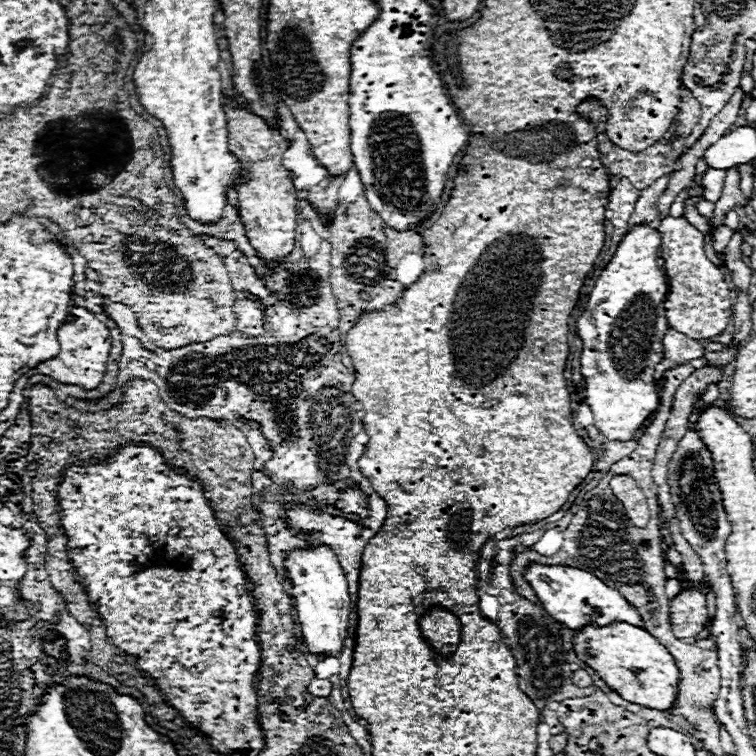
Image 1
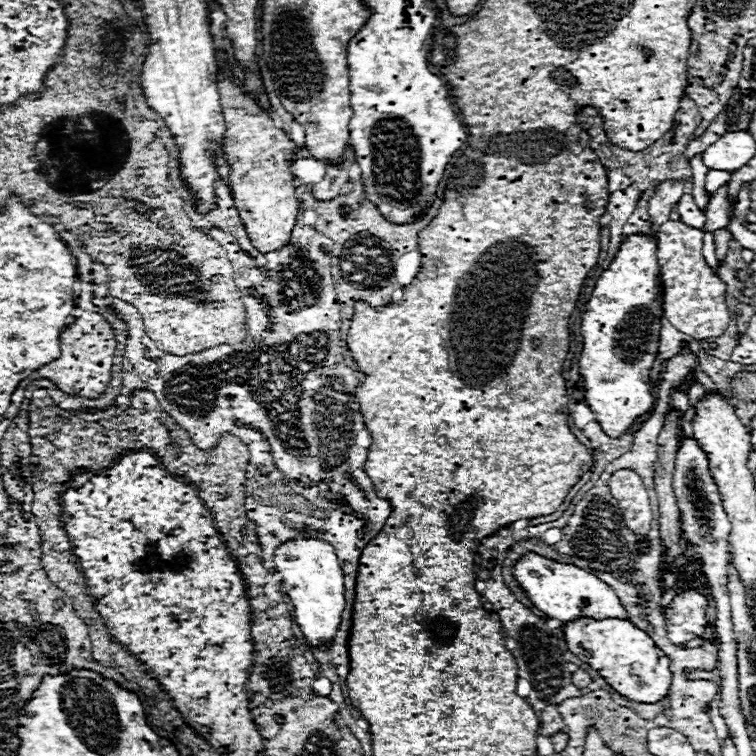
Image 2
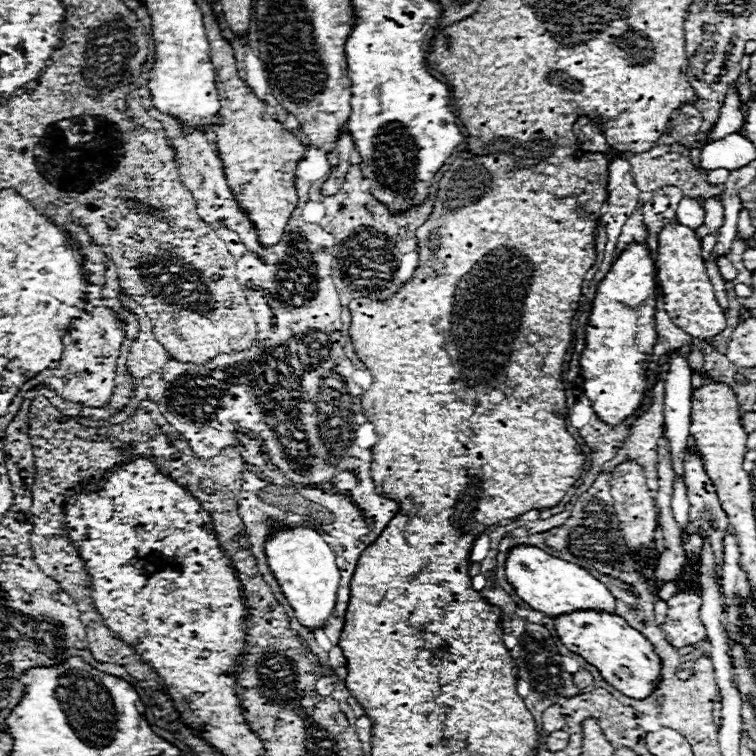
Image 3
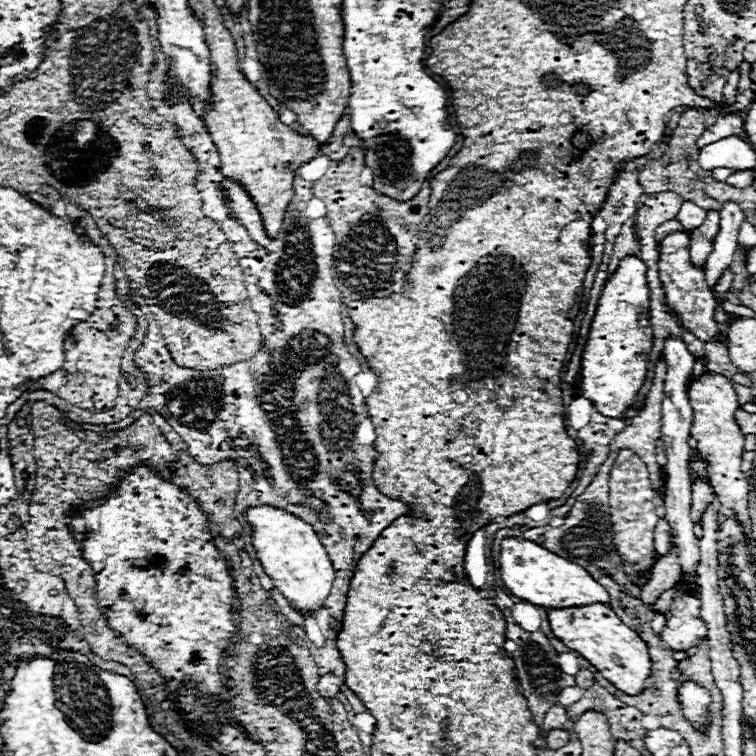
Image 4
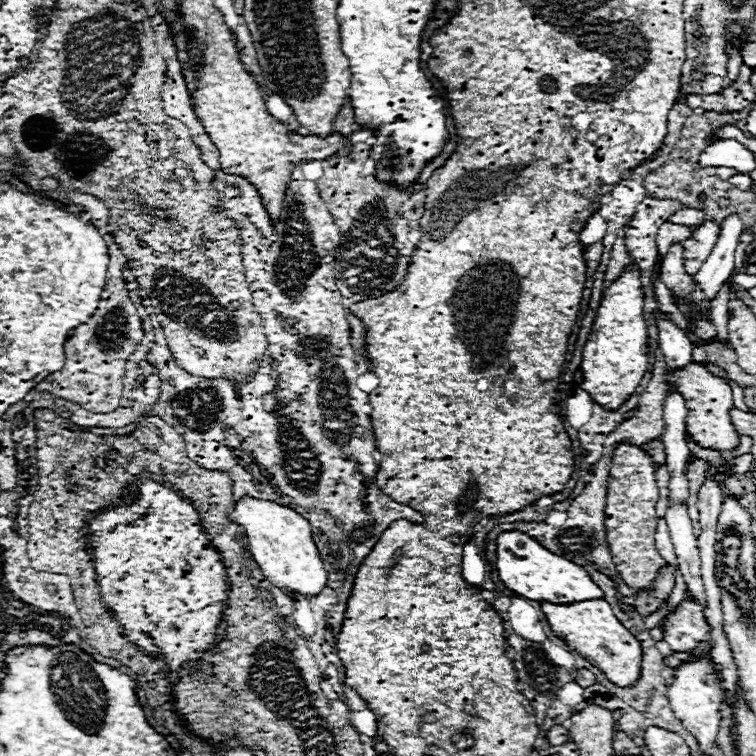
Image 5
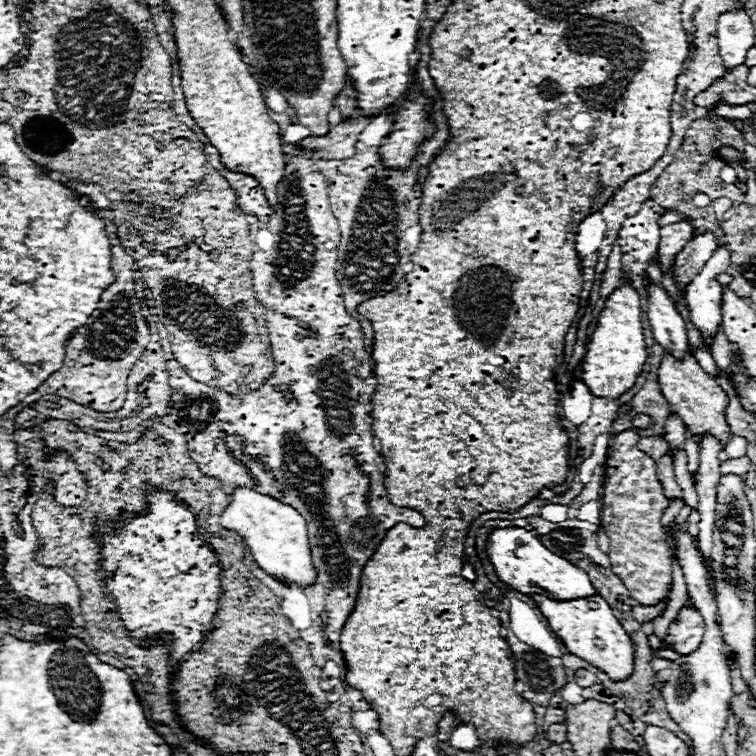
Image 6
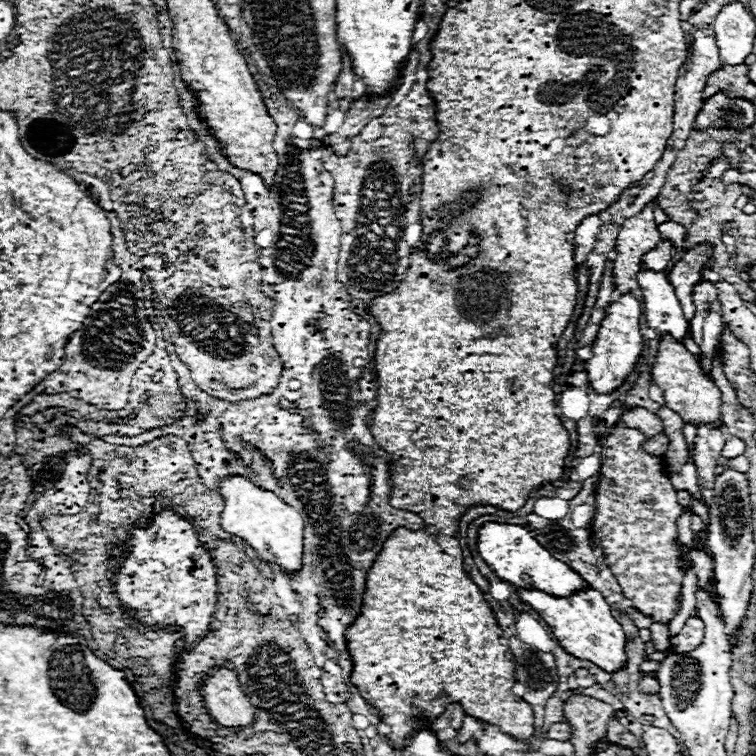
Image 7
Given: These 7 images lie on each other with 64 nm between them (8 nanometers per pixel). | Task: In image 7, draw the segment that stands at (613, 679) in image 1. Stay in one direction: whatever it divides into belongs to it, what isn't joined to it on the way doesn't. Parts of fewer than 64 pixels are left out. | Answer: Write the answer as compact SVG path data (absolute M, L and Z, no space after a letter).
M588 588L586 592L578 592L568 598L554 598L544 592L534 590L518 590L522 602L530 604L542 620L554 632L558 644L572 656L594 662L598 668L606 672L618 672L626 664L626 634L622 626L612 618L610 606L600 592Z

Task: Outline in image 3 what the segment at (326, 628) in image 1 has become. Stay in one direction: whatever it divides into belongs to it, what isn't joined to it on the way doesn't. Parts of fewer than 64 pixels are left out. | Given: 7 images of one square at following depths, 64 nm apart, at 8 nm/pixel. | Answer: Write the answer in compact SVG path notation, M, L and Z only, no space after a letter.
M304 526L276 530L266 542L266 556L268 566L274 578L278 580L288 604L294 608L294 614L300 620L300 624L308 630L322 628L336 608L340 582L336 556L328 542L324 542L318 532Z

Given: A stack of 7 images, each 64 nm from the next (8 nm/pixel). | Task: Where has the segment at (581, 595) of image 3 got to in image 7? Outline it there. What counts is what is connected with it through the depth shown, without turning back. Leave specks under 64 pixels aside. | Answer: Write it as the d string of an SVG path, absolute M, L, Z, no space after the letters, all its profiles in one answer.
M496 522L484 524L478 534L478 550L494 574L516 588L534 588L550 596L570 596L588 586L588 582L582 580L582 576L574 572L566 562L554 558L546 548L542 548L532 532L524 526Z

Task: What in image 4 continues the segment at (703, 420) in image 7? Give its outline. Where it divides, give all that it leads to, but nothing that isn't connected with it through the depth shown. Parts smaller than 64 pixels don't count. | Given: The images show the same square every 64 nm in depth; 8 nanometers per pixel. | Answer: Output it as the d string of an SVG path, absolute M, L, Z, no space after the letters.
M704 372L698 380L690 380L688 400L694 410L690 436L698 442L696 452L700 460L708 462L708 480L714 486L722 508L730 510L728 514L734 514L738 516L738 520L742 520L742 528L746 528L746 544L750 544L750 552L752 552L754 538L752 538L752 522L750 522L750 510L748 510L750 488L748 488L746 474L740 470L742 452L744 452L744 434L738 428L734 418L734 412L738 410L738 396L734 392L734 386L728 378L720 374Z

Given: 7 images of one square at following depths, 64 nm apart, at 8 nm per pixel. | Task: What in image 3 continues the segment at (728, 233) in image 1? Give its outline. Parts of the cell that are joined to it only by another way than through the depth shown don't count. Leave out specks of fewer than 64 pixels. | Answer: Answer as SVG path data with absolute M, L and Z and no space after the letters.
M720 256L718 260L718 268L720 268L720 274L724 280L732 280L736 278L736 268L732 266L732 262L726 258L726 256Z

